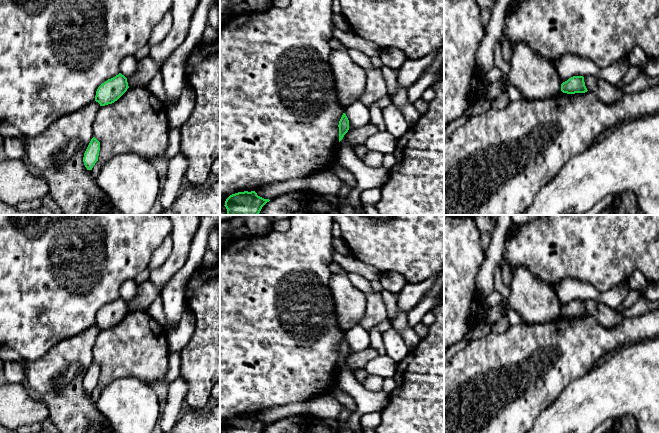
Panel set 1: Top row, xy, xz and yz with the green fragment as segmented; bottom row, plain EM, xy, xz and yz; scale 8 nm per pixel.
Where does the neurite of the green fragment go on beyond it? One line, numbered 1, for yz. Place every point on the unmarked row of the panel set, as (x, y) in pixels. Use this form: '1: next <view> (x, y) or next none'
1: next none

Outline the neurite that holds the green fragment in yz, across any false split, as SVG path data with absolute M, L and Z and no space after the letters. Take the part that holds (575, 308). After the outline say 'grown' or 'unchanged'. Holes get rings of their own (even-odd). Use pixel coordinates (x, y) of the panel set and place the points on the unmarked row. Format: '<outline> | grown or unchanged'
M573 300L561 308L561 315L567 318L575 318L585 317L588 314L583 300Z | unchanged

